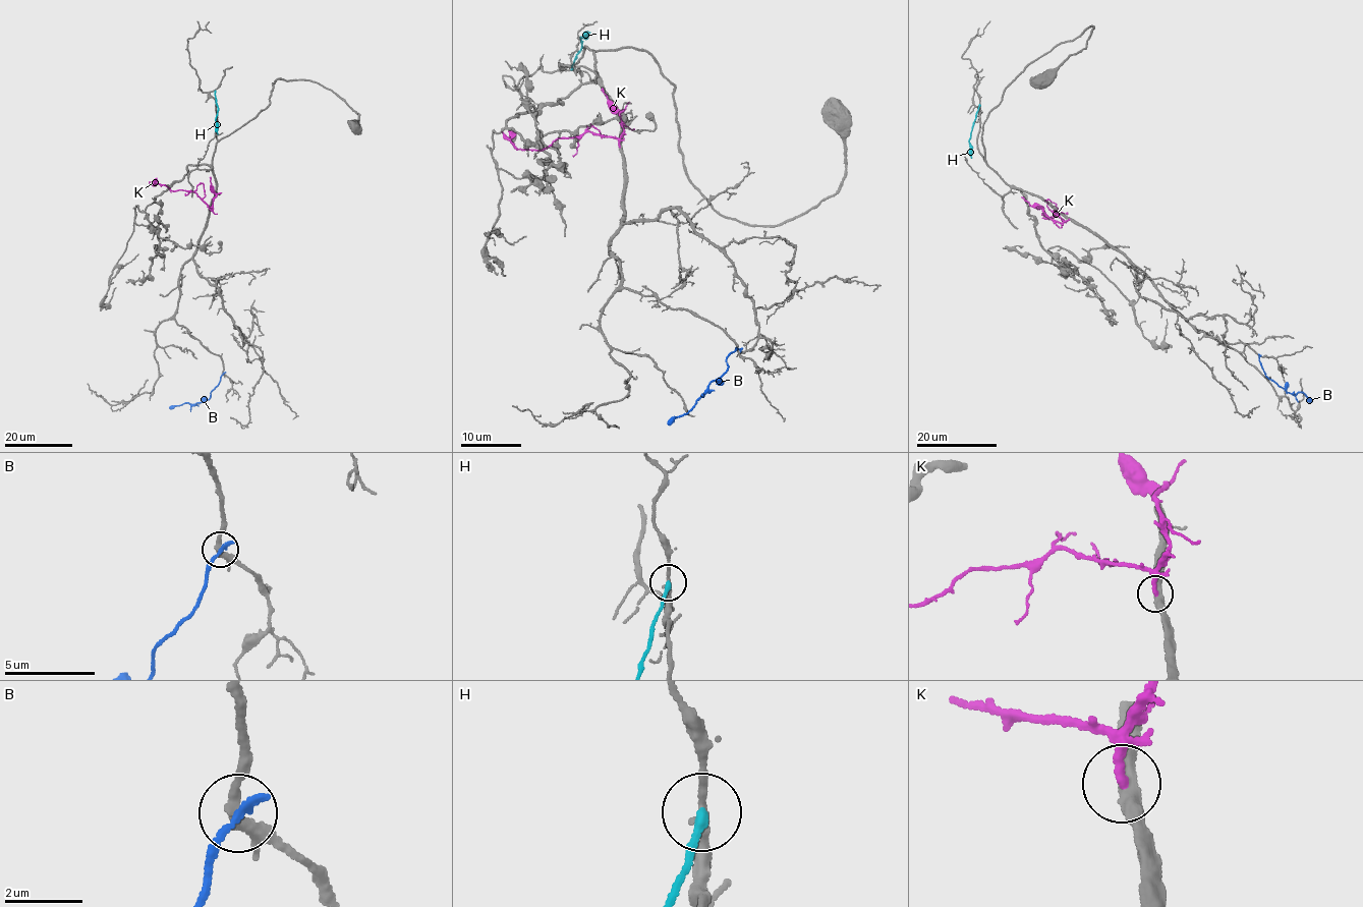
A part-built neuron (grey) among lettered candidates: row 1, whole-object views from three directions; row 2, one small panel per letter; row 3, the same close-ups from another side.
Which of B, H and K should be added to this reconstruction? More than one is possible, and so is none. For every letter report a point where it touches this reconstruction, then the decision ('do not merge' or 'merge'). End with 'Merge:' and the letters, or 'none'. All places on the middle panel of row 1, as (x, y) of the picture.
B: meets grey at (738, 349); do not merge
H: meets grey at (571, 69); do not merge
K: meets grey at (619, 147); do not merge
Merge: none

